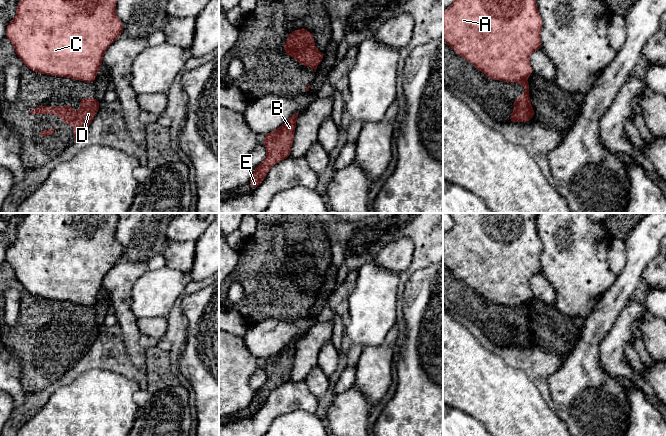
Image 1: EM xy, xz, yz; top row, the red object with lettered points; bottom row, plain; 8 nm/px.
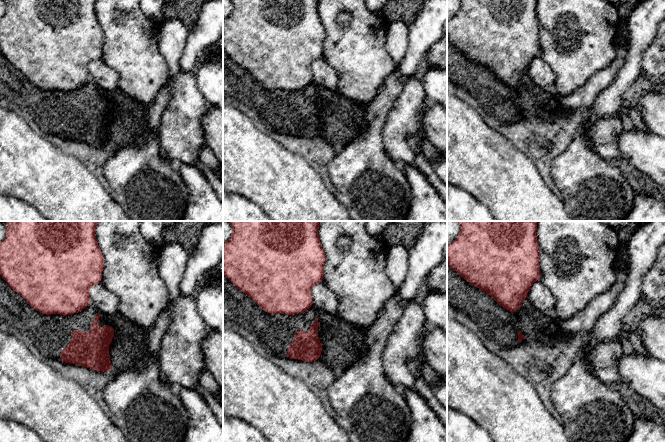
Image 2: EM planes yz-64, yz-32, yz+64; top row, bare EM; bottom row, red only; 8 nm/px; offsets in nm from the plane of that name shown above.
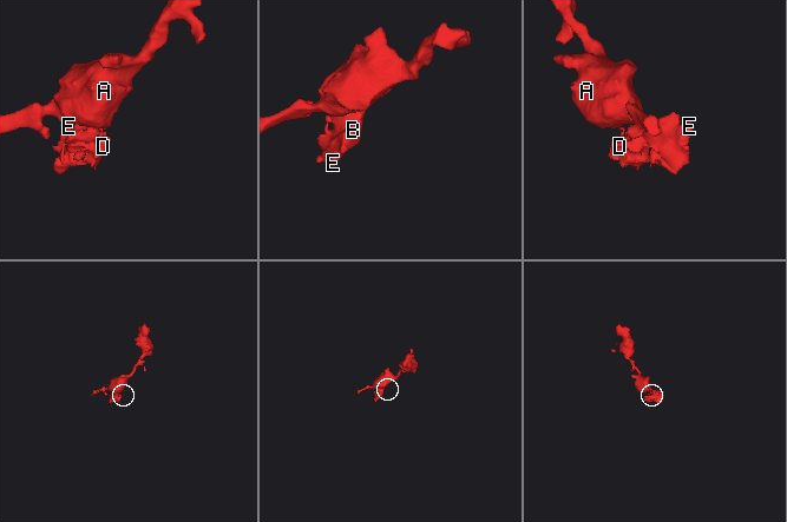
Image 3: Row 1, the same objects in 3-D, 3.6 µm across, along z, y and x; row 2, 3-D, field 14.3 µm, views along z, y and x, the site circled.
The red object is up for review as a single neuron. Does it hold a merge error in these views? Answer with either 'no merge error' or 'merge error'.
merge error

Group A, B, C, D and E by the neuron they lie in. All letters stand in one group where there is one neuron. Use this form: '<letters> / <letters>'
A C / B D E

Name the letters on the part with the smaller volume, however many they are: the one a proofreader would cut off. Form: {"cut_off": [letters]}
{"cut_off": ["B", "D", "E"]}

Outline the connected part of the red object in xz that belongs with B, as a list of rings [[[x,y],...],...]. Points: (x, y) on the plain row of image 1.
[[[293,338],[281,351],[264,360],[263,367],[267,379],[265,384],[255,391],[248,406],[253,413],[262,407],[268,395],[276,387],[290,381],[298,338]]]

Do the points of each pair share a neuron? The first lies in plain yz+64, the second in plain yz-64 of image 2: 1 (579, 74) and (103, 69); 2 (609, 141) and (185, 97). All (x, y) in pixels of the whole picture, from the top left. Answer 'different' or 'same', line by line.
1: different
2: same

